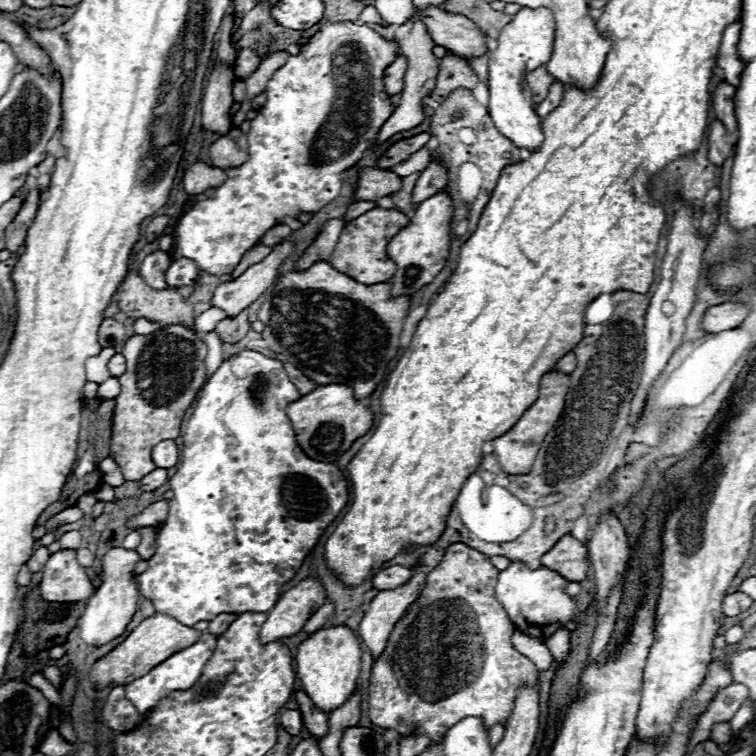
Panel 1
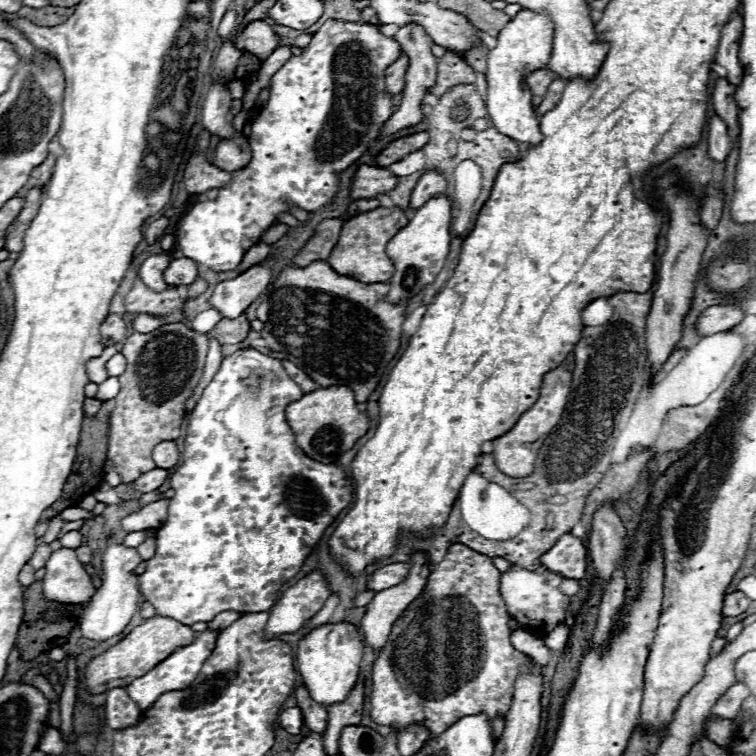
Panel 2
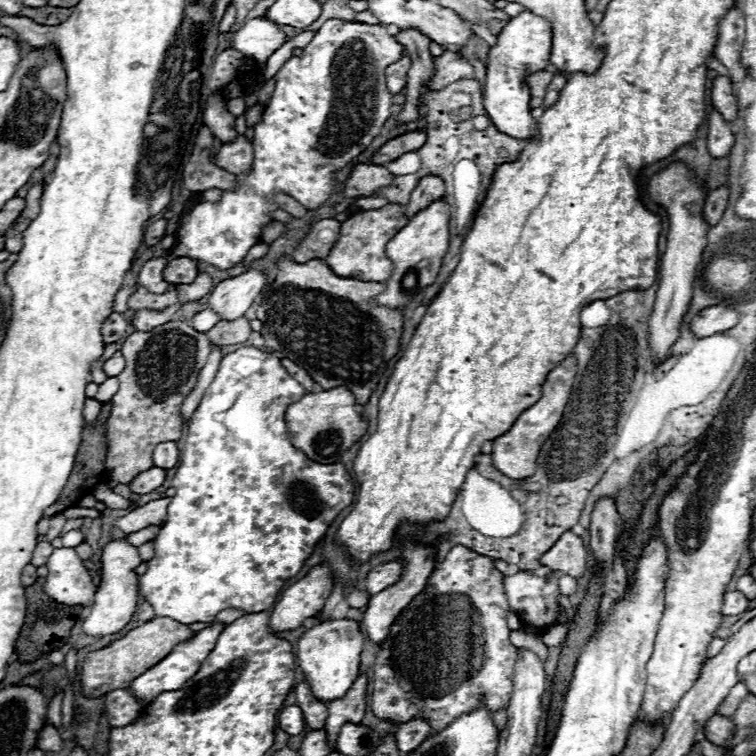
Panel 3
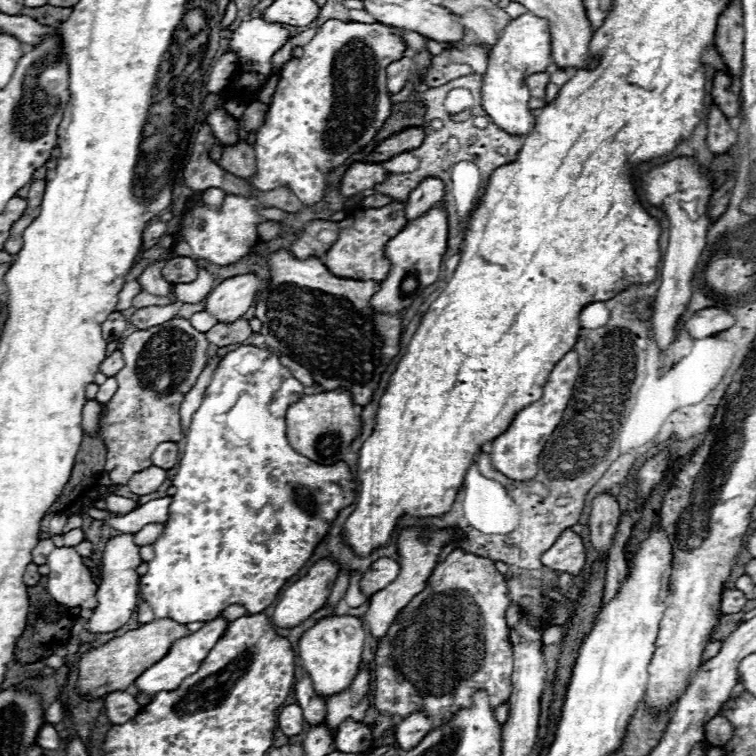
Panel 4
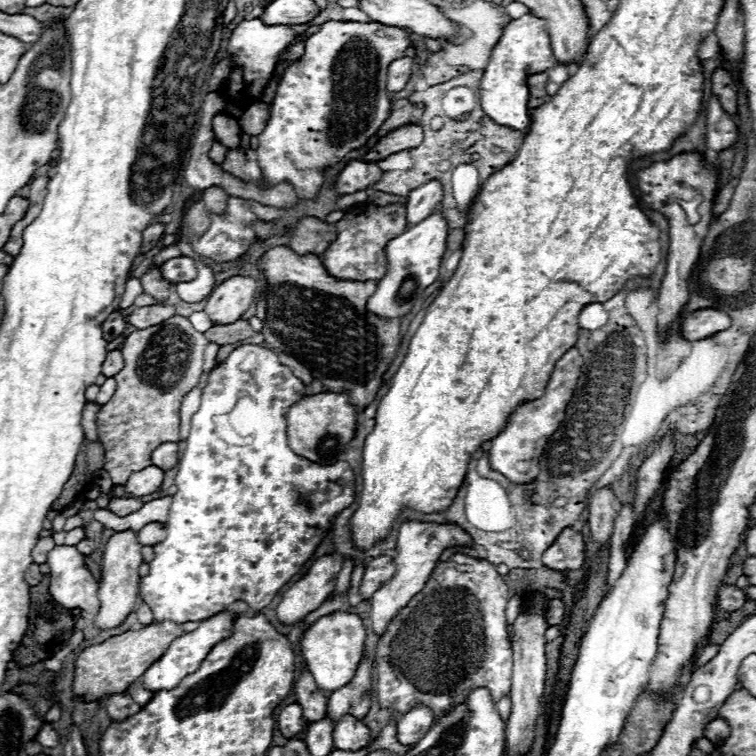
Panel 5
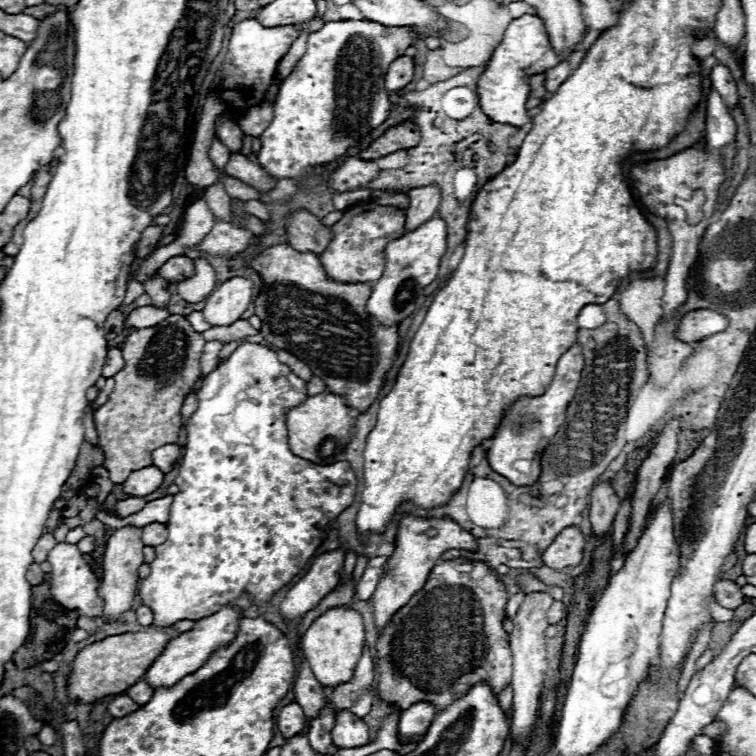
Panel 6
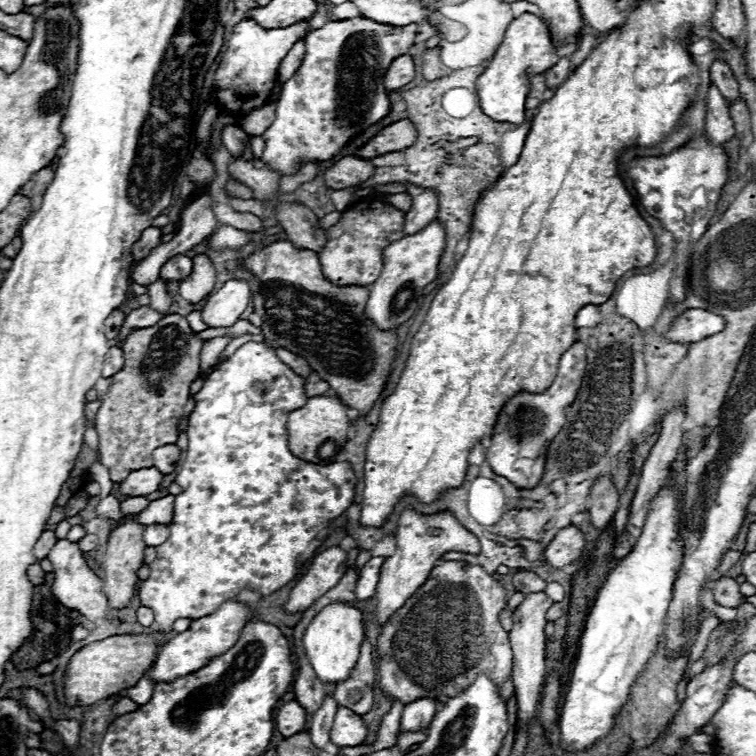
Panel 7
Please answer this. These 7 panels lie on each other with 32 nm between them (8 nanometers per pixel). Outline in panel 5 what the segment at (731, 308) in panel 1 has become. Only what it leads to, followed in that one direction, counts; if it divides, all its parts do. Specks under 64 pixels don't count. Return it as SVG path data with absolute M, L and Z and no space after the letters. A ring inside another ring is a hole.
M702 308L702 310L696 310L682 320L680 336L694 342L694 340L708 338L716 332L722 332L726 328L730 328L728 314L724 314L720 310L712 310L712 308Z

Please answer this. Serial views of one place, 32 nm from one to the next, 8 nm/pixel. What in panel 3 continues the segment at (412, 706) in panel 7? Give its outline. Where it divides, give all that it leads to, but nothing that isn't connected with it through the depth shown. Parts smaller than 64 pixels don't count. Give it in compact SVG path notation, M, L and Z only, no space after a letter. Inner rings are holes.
M412 718L410 722L398 724L396 726L398 750L408 754L408 752L416 750L430 734L432 734L432 728L430 728L430 724L424 718Z

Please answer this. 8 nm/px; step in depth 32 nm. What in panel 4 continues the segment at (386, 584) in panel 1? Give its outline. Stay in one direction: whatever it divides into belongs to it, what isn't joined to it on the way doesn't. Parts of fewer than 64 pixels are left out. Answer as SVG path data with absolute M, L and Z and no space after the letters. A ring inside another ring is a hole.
M378 558L370 564L370 568L364 572L360 588L366 598L382 590L386 584L390 584L398 576L398 564L392 558Z

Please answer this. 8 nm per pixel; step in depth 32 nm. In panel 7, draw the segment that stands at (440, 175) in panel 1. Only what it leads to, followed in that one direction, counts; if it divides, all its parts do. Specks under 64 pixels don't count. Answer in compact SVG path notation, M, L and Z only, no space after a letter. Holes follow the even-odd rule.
M406 186L406 192L412 196L412 208L404 216L404 234L416 234L436 218L438 198L432 190L420 186Z

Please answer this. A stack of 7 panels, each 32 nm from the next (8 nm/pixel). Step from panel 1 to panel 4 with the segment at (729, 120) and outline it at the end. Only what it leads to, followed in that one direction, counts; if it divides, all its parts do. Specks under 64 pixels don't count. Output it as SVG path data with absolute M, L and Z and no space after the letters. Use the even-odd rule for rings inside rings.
M726 72L714 74L714 78L712 78L712 98L728 118L738 116L738 96L734 94L732 78Z

